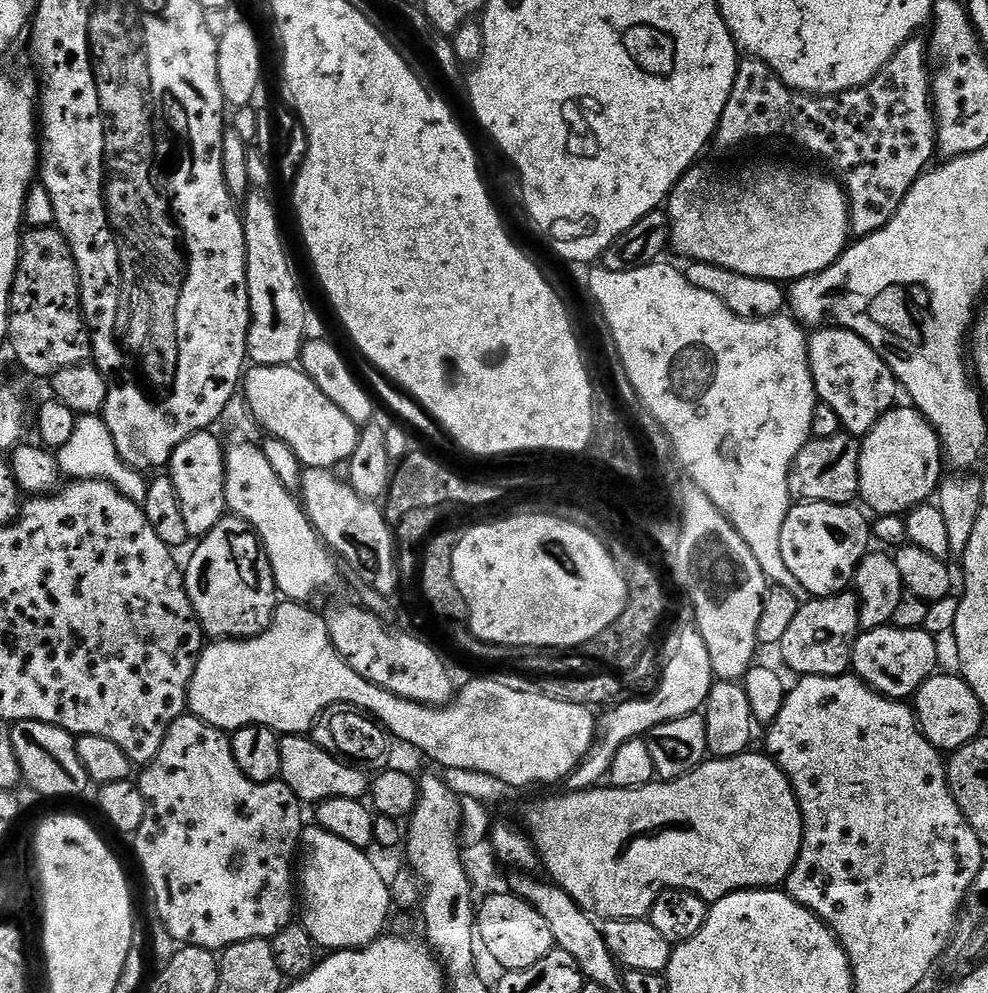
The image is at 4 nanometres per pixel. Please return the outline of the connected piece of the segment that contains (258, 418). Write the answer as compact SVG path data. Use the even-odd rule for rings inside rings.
M261 364L249 367L242 376L242 393L251 419L264 427L267 435L286 442L304 468L335 469L336 464L343 465L354 454L360 428L299 367Z

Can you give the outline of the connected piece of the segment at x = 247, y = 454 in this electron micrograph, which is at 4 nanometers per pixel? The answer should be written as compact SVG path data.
M244 442L248 444L228 444L226 451L224 453L224 473L226 474L226 490L224 491L224 503L226 505L227 511L231 515L237 516L245 520L249 526L256 532L256 537L259 538L261 544L264 546L264 553L268 555L268 561L272 567L272 573L276 579L276 591L281 597L287 598L292 602L308 602L311 601L311 596L315 592L320 592L323 590L327 584L332 584L336 580L336 564L337 561L334 559L333 553L329 551L323 540L320 539L320 535L313 528L312 523L308 520L308 514L304 511L301 501L297 499L293 493L286 490L286 486L282 486L282 482L278 478L278 474L274 474L274 469L270 466L270 462L266 462L266 454L264 453L263 447L250 444L252 442Z

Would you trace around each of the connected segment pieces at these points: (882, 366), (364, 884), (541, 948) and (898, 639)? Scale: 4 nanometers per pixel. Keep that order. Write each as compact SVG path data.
M839 326L815 329L808 336L808 365L819 403L837 412L841 429L862 438L897 403L898 385L890 366L865 340Z
M319 826L305 827L300 833L298 912L304 915L304 929L317 949L364 948L385 931L388 911L394 908L390 884L368 854Z
M511 892L496 893L481 899L475 913L474 929L483 937L487 950L495 957L505 972L517 972L534 966L534 962L542 962L546 954L556 947L554 934L550 934L550 925L530 902L513 896Z
M869 628L861 631L852 645L850 668L875 692L889 700L904 702L915 697L916 691L937 671L936 659L940 652L936 649L936 642L937 637L923 628Z

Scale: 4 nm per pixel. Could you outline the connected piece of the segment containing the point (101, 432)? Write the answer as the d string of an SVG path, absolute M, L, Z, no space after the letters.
M103 415L77 416L74 434L55 453L55 458L60 464L61 473L69 481L73 480L105 480L116 487L126 498L135 504L143 506L146 502L146 490L149 481L145 473L137 468L131 468L118 454L118 446L114 446L114 434L106 426Z

